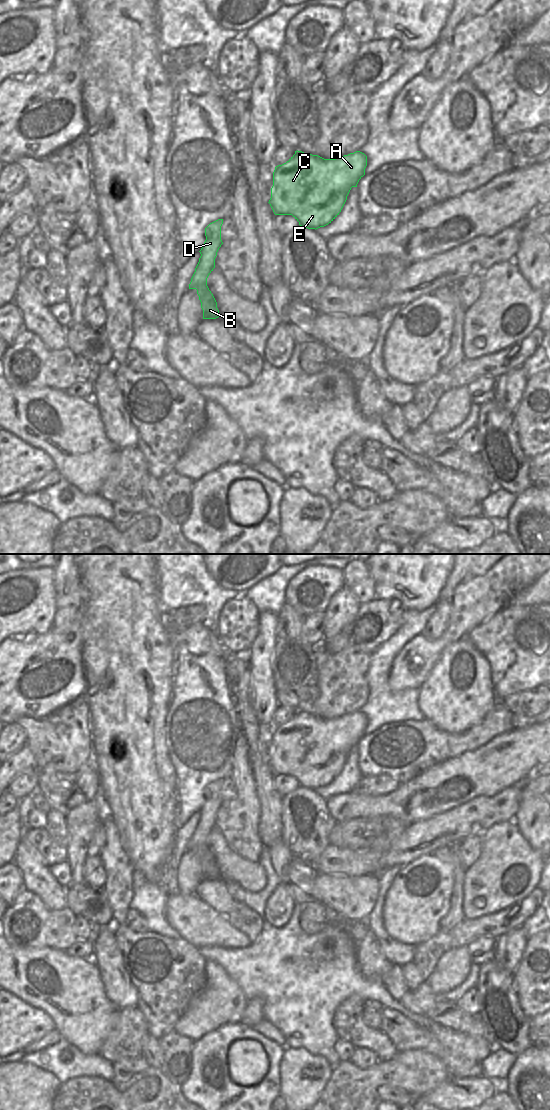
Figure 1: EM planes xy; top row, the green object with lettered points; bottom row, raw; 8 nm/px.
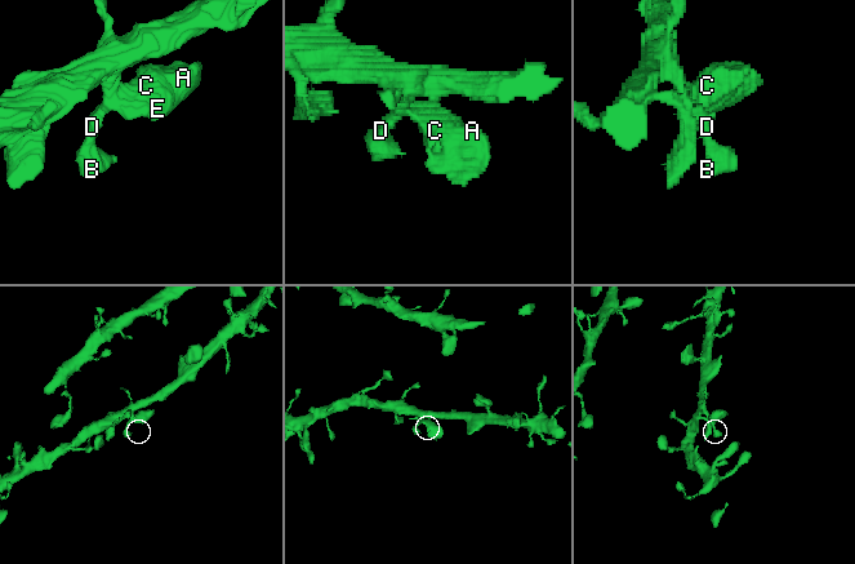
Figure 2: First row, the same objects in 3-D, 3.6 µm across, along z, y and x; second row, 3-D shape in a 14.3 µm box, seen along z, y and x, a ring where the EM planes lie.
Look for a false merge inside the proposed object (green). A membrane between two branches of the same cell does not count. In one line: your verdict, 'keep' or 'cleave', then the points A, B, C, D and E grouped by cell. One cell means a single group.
keep; groups A B C D E

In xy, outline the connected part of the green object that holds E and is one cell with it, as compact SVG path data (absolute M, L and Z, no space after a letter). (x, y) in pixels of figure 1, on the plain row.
M295 711L284 724L275 727L269 764L275 775L292 775L302 787L318 789L341 772L352 747L365 735L367 716L356 711L336 719Z

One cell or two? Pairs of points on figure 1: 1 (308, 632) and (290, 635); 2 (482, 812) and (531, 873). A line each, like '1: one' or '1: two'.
1: two
2: two

